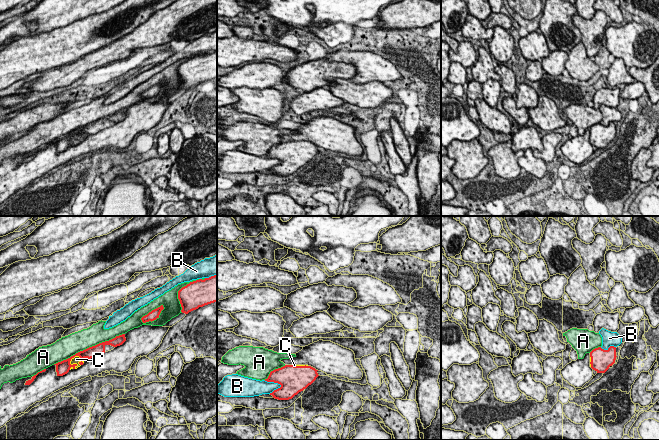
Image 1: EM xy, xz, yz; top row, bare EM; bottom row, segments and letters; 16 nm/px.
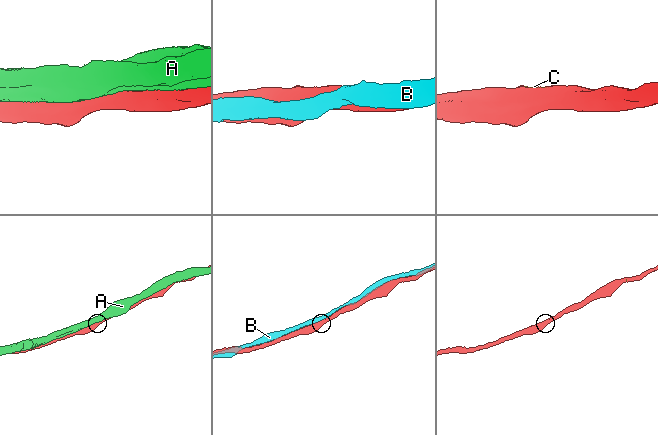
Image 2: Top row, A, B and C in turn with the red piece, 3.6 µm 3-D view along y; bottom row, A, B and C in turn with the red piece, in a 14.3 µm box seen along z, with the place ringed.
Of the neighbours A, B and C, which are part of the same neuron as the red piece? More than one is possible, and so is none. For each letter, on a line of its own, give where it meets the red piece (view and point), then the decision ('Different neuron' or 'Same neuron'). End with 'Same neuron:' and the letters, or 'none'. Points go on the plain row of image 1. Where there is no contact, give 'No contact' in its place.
A: Touches red at xy (89, 123). Different neuron
B: Touches red at xz (273, 157). Different neuron
C: Touches red at xy (70, 136). Same neuron
Same neuron: C

